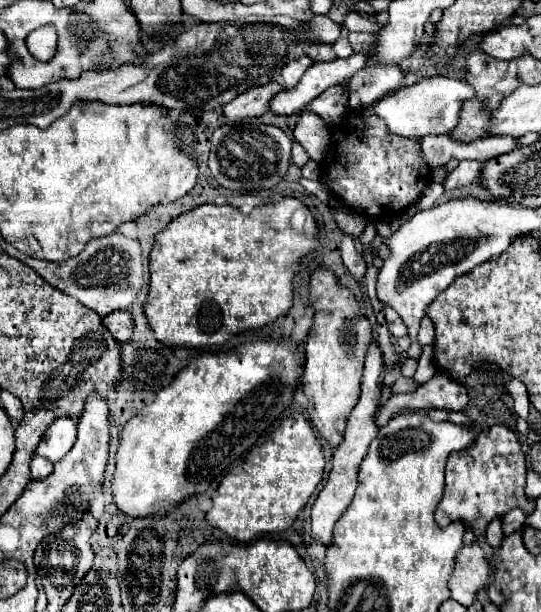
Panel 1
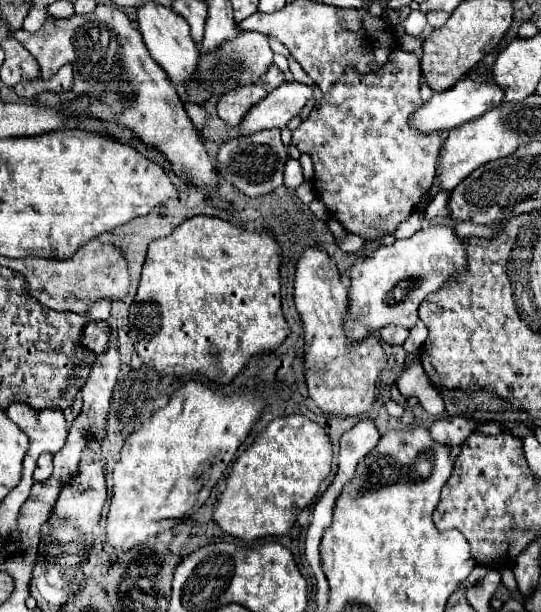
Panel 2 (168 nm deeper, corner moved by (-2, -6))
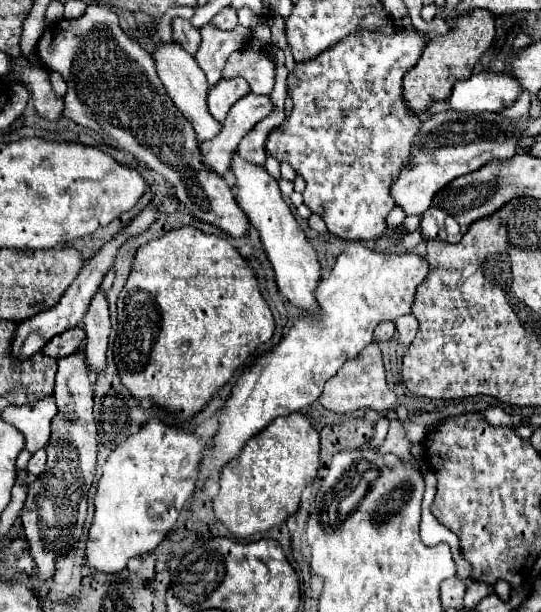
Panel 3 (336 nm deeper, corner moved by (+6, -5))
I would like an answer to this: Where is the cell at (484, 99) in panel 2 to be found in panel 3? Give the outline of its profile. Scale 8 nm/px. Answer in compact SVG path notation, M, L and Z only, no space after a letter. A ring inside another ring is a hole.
M477 73L465 81L459 81L447 99L455 111L483 113L503 111L511 107L523 93L523 85L509 73Z

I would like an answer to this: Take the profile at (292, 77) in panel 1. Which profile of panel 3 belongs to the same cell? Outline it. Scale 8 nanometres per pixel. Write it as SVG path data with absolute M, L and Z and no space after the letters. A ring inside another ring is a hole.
M239 9L237 13L239 13L239 23L241 23L243 27L247 27L247 29L255 29L255 27L257 27L259 17L257 17L251 9Z

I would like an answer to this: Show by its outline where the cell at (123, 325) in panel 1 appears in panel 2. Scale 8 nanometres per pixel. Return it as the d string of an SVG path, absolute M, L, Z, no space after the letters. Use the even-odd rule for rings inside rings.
M93 320L85 326L85 334L83 334L83 344L89 350L95 350L95 354L101 354L109 348L109 336L111 336L111 326L105 320Z

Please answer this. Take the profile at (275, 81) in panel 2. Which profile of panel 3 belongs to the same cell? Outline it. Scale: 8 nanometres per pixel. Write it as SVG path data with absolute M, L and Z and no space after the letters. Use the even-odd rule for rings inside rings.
M255 37L250 38L244 48L229 55L229 61L223 69L223 77L243 77L249 83L251 93L269 95L275 85L275 65L269 63L271 59L265 50L264 43L257 43Z

